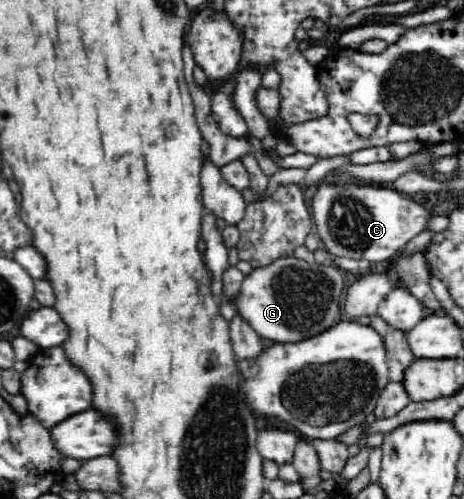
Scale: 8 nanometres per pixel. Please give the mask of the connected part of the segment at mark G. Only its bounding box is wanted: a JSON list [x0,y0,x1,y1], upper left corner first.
[235,258,345,343]

